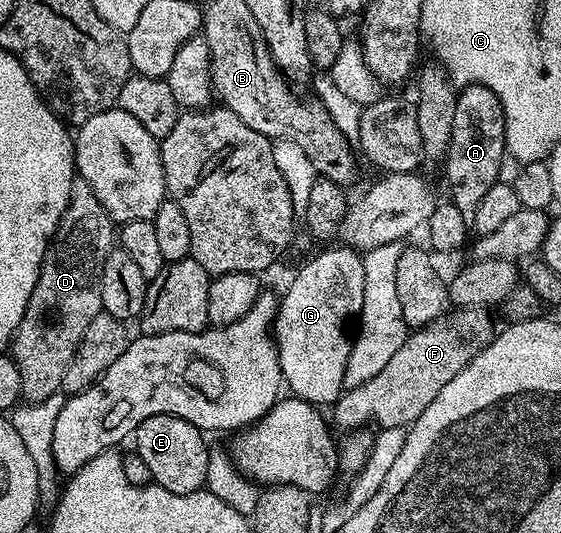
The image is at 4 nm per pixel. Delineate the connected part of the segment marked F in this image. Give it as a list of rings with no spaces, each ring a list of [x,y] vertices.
[[[454,308],[438,321],[412,330],[403,347],[395,351],[395,356],[383,371],[379,371],[379,375],[375,375],[375,379],[367,379],[367,383],[342,392],[341,398],[331,406],[332,424],[336,428],[338,425],[341,431],[369,427],[372,421],[381,429],[404,430],[412,425],[427,407],[431,407],[435,395],[439,395],[439,391],[443,391],[443,387],[447,387],[447,383],[451,383],[451,379],[455,379],[475,355],[479,355],[479,351],[493,342],[495,328],[489,315],[489,309]]]

